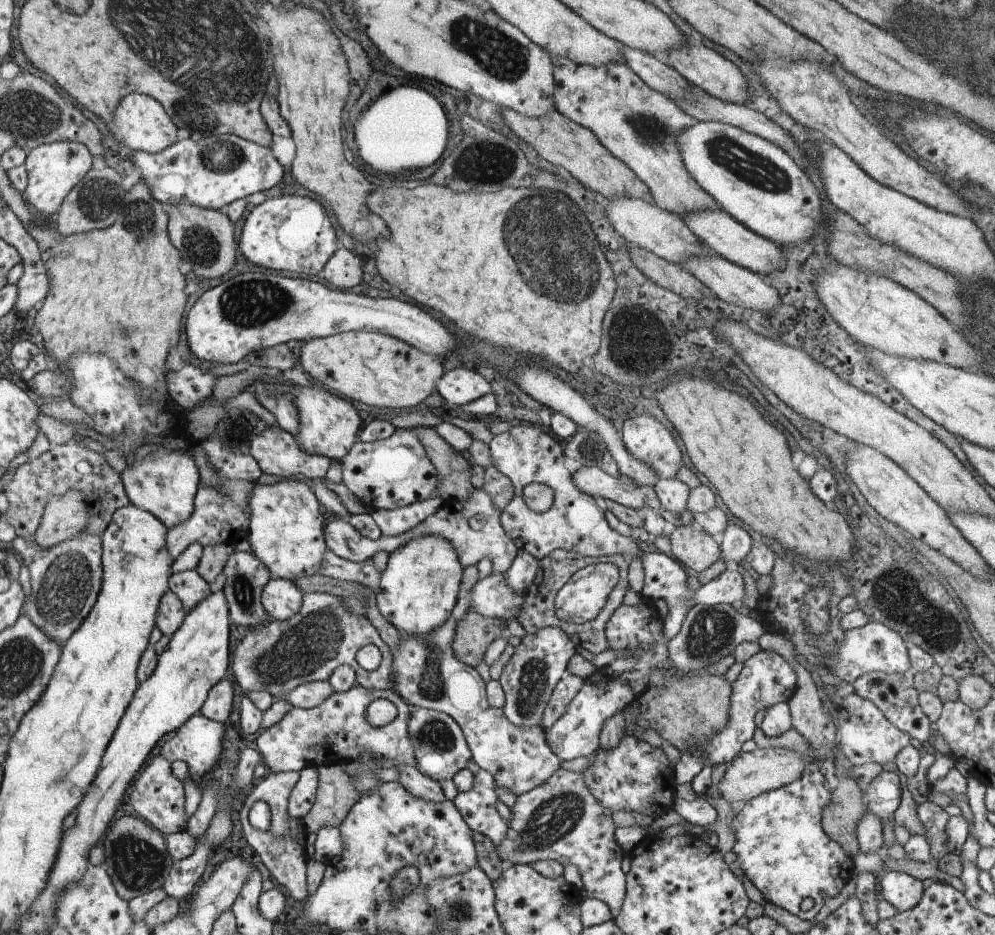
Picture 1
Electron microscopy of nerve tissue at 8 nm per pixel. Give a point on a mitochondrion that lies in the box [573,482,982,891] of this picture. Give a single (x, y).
(711, 633)

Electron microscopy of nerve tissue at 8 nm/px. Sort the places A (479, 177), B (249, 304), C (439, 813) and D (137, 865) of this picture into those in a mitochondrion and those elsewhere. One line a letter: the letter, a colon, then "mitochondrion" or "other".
A: mitochondrion
B: mitochondrion
C: other
D: mitochondrion

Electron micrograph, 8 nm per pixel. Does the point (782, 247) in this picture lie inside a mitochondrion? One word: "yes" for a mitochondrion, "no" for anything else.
no

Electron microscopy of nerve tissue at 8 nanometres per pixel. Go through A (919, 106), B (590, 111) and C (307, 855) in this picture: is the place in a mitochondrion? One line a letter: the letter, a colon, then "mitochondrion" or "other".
A: other
B: other
C: other

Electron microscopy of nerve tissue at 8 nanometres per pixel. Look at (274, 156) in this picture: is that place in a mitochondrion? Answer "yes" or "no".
no

